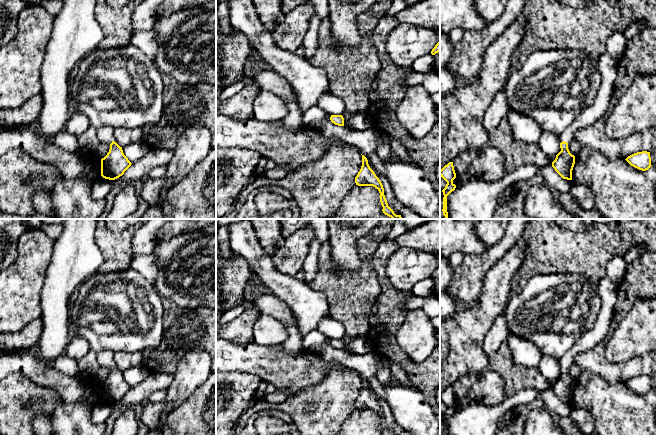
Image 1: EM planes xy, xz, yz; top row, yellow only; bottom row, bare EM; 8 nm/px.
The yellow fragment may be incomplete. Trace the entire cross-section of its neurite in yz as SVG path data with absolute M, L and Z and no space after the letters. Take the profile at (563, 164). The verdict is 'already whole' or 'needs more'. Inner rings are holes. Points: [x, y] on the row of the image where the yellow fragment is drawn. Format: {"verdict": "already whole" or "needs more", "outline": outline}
{"verdict": "needs more", "outline": "M607 51L598 59L601 85L591 104L584 108L575 121L569 125L558 137L561 151L552 162L552 167L563 178L572 180L572 170L575 164L575 156L568 149L568 142L573 140L575 132L594 124L606 112L617 78L618 61Z"}

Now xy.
{"verdict": "needs more", "outline": "M102 127L97 132L100 142L110 142L107 155L101 159L101 176L105 179L115 180L122 176L131 166L131 162L124 155L122 147L114 141L114 128Z"}

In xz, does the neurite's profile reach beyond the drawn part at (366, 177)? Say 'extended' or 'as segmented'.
as segmented

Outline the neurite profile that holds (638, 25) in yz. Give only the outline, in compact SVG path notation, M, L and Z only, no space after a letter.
M645 19L635 20L632 24L627 26L626 30L624 31L624 35L626 39L632 38L640 31L646 29L647 23Z

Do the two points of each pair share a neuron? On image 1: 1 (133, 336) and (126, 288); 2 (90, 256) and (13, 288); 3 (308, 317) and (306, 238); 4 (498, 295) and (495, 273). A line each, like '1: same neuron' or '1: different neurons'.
1: same neuron
2: different neurons
3: different neurons
4: same neuron

